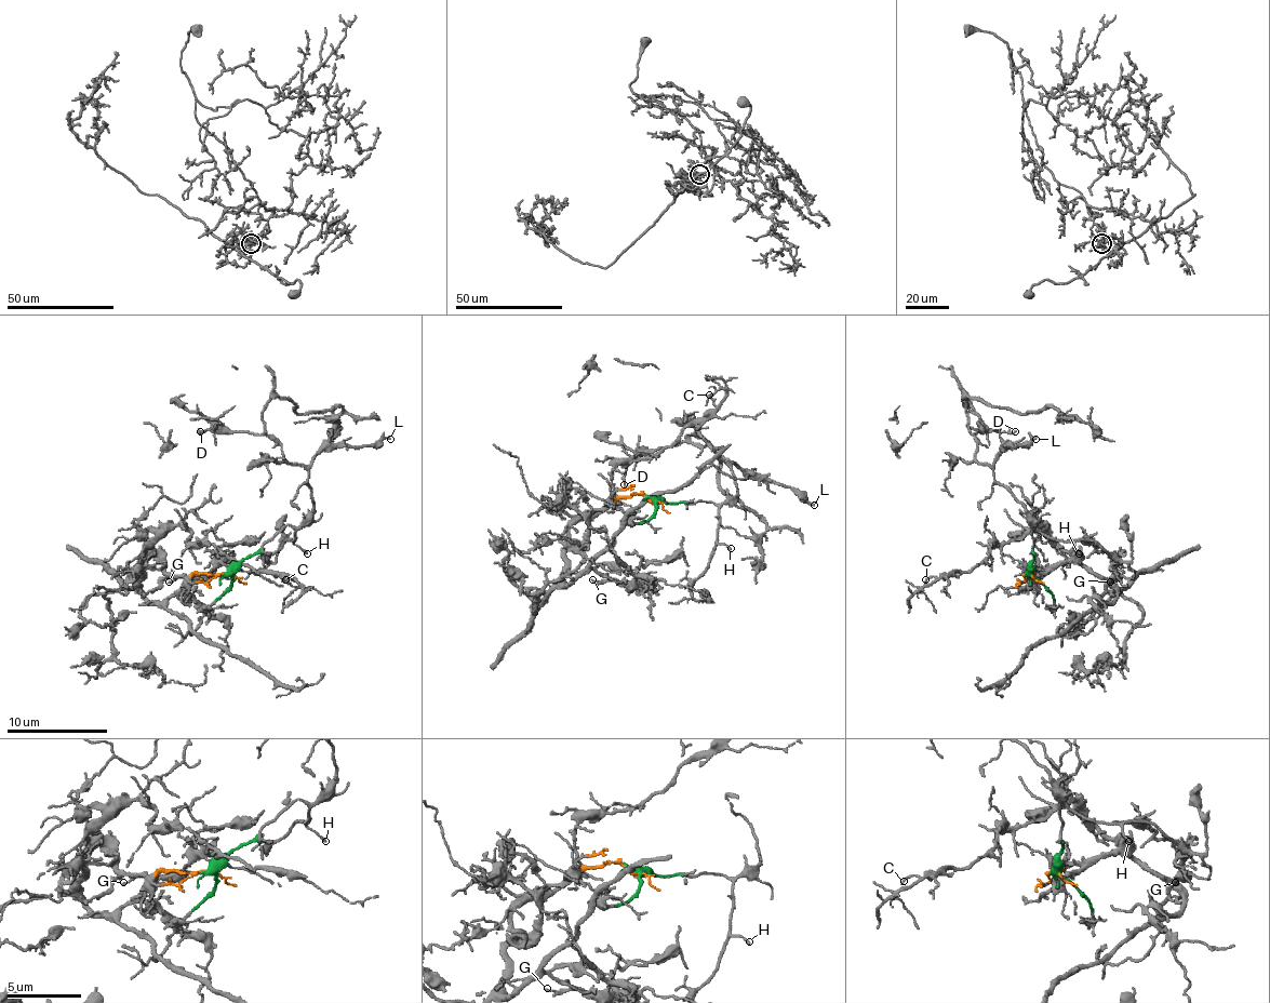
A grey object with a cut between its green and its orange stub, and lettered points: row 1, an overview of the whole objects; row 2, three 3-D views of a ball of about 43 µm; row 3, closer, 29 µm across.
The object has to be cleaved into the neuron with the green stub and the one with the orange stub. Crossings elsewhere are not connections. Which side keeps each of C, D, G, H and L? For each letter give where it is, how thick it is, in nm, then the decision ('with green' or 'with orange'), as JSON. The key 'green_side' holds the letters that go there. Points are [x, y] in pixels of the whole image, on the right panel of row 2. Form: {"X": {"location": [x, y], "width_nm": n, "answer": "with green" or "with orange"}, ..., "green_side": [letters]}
{"C": {"location": [925, 579], "width_nm": 150, "answer": "with orange"}, "D": {"location": [1015, 431], "width_nm": 160, "answer": "with green"}, "G": {"location": [1110, 582], "width_nm": 150, "answer": "with orange"}, "H": {"location": [1079, 553], "width_nm": 120, "answer": "with green"}, "L": {"location": [1035, 439], "width_nm": 200, "answer": "with green"}, "green_side": ["D", "H", "L"]}

